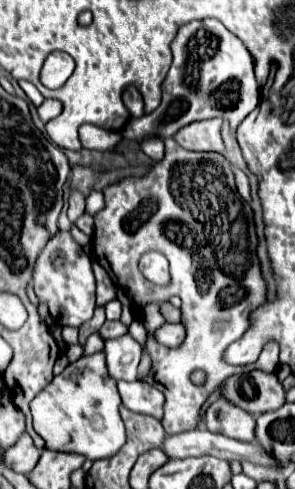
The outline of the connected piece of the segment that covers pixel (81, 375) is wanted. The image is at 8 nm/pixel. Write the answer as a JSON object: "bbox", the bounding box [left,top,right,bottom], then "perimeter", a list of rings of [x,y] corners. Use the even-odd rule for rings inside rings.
{"bbox":[30,353,126,461],"perimeter":[[[102,353],[80,357],[76,363],[70,363],[30,403],[34,431],[44,439],[46,449],[78,453],[90,461],[112,457],[126,441],[118,409],[120,395],[116,381],[106,371]]]}

